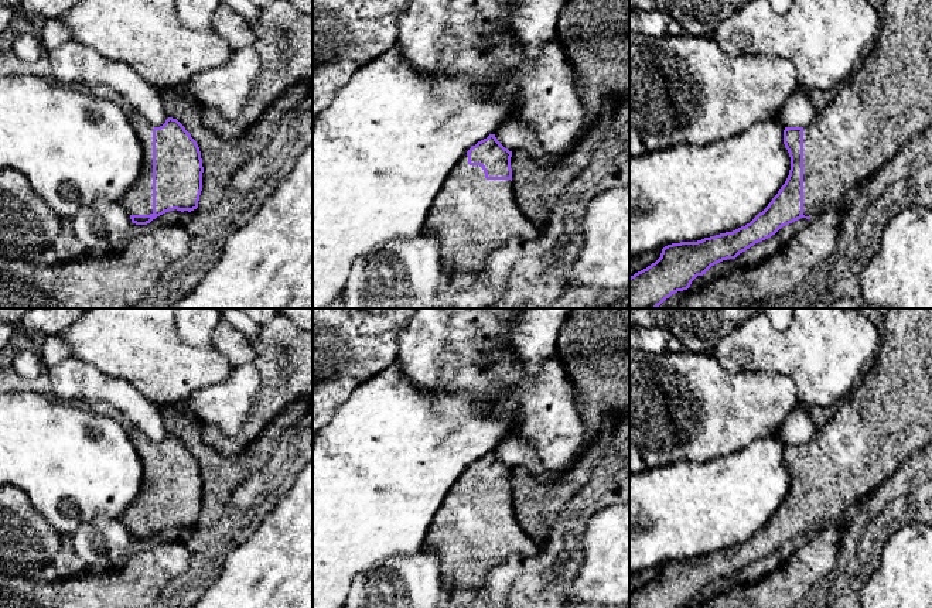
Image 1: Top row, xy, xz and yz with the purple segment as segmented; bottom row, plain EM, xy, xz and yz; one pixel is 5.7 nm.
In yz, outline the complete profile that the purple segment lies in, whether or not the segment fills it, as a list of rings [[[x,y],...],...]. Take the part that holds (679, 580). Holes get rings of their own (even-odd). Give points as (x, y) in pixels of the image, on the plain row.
[[[890,308],[885,314],[881,344],[873,372],[867,372],[840,402],[834,414],[816,430],[803,444],[785,444],[784,461],[791,474],[791,486],[785,501],[768,523],[750,540],[733,549],[704,554],[697,559],[672,560],[662,566],[660,574],[646,585],[629,594],[629,608],[683,608],[697,592],[727,575],[735,575],[758,559],[775,551],[782,543],[800,534],[810,536],[856,508],[885,479],[898,465],[918,448],[925,447],[932,437],[932,308]]]

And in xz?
[[[489,451],[460,475],[436,512],[423,550],[437,554],[443,584],[477,591],[485,584],[491,570],[503,564],[512,553],[526,557],[537,554],[539,544],[516,522],[511,474],[512,468],[505,465],[495,451]]]

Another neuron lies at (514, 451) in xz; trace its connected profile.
[[[508,434],[499,441],[495,454],[509,468],[526,468],[539,481],[554,481],[560,475],[546,471],[535,447],[513,434]]]

